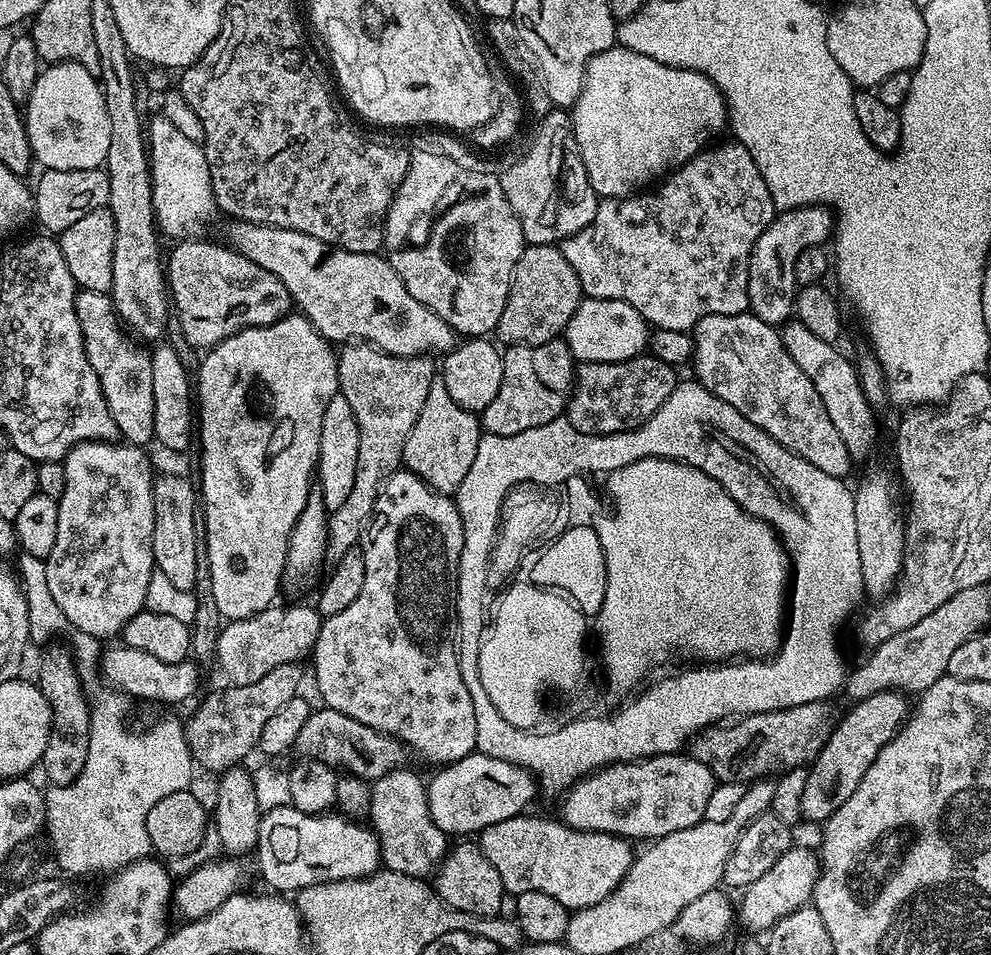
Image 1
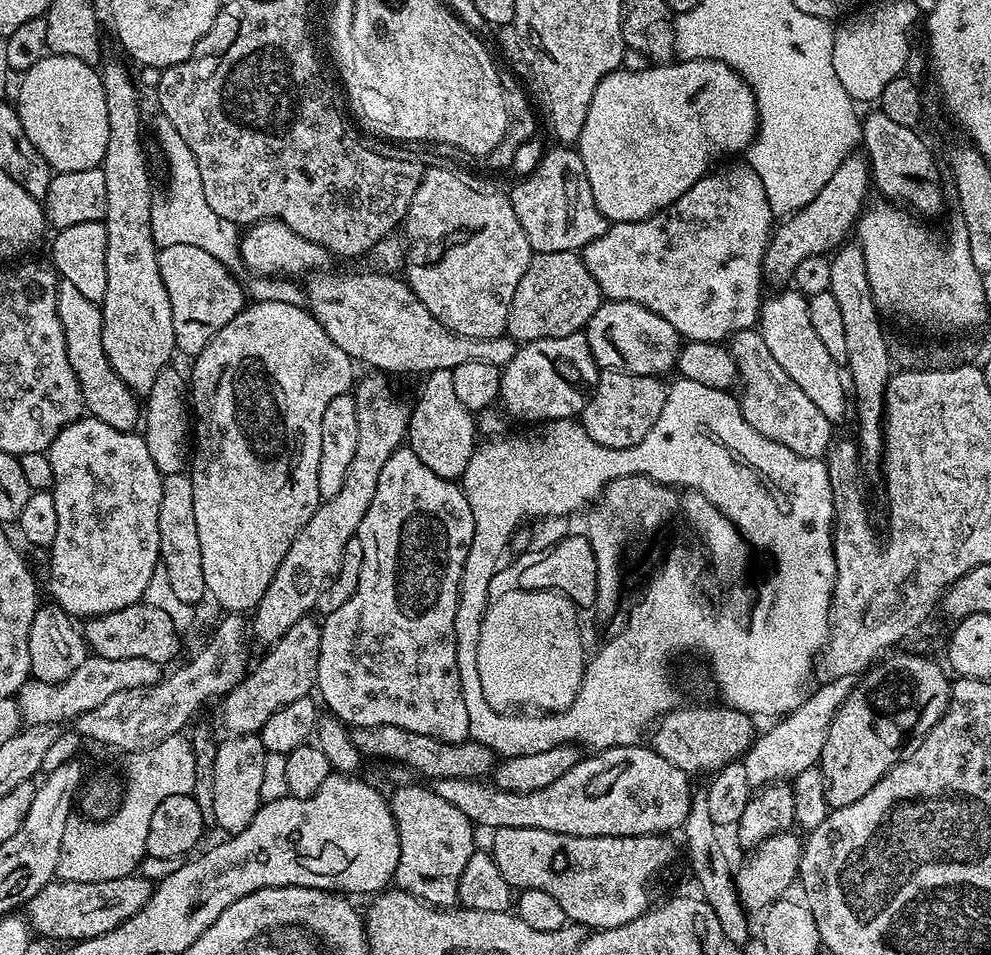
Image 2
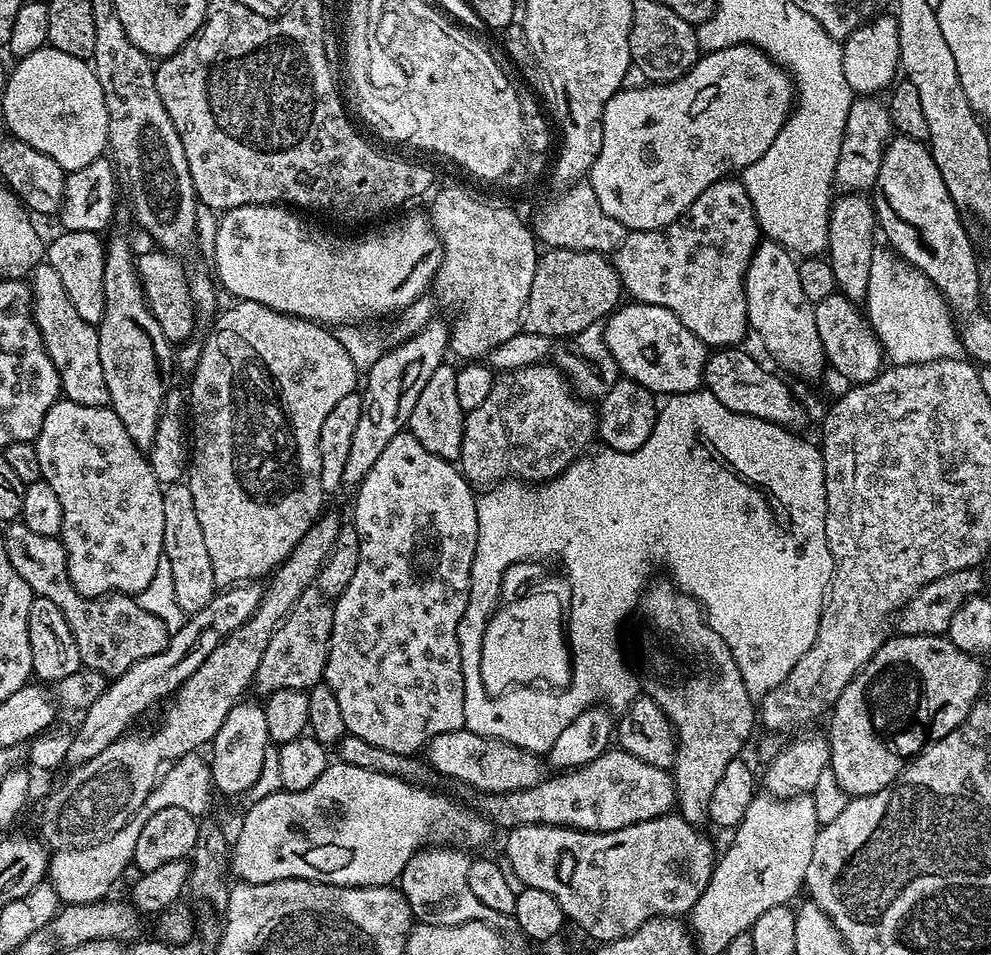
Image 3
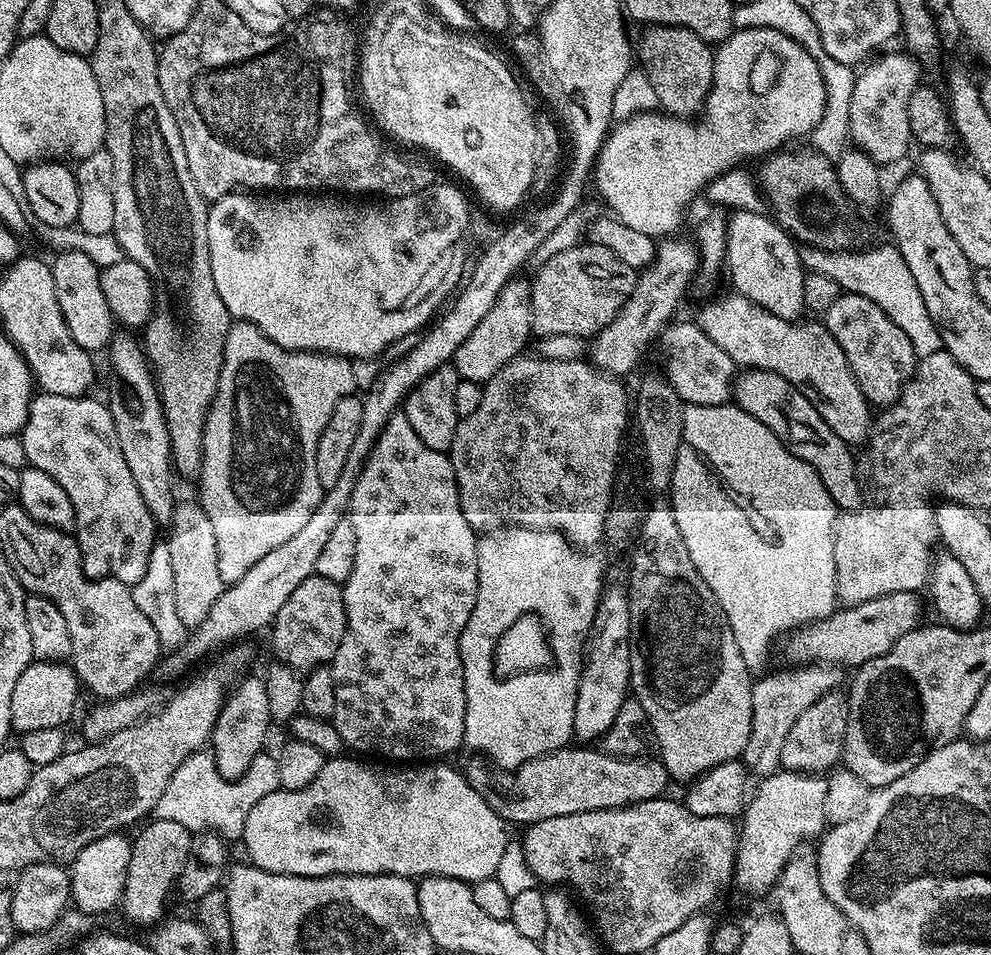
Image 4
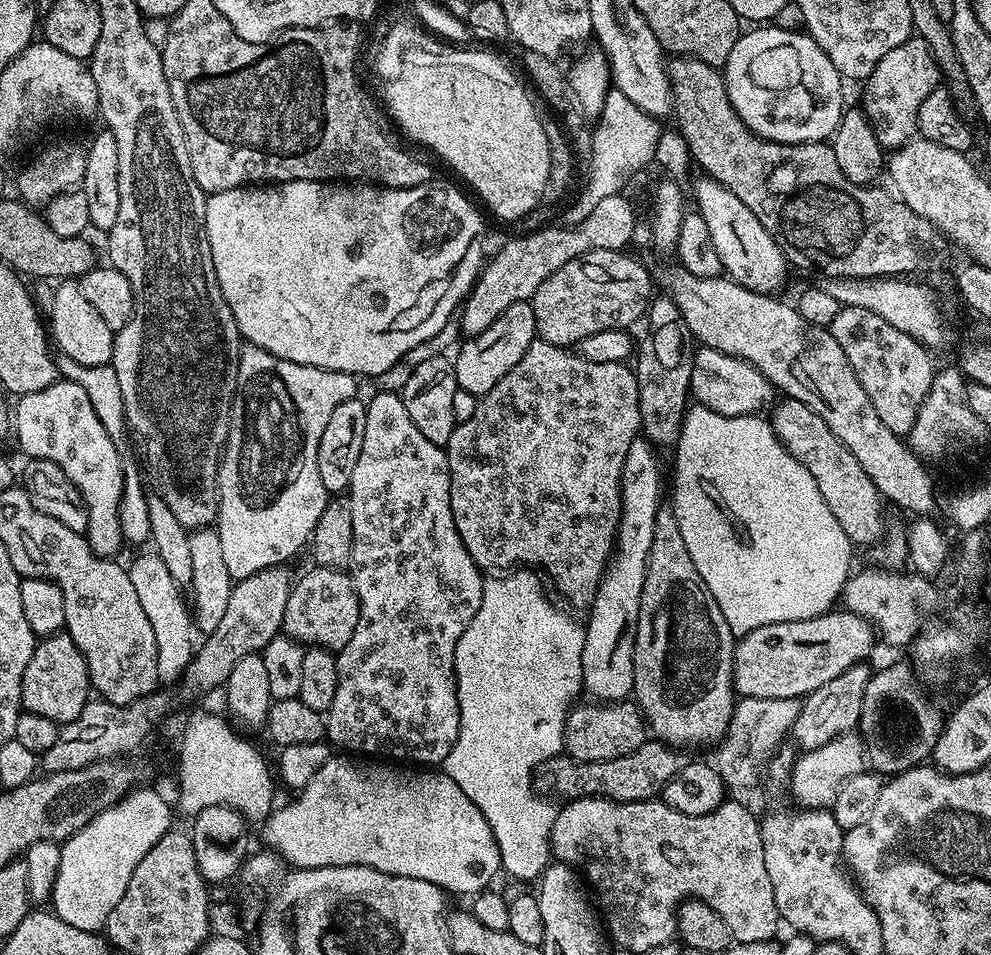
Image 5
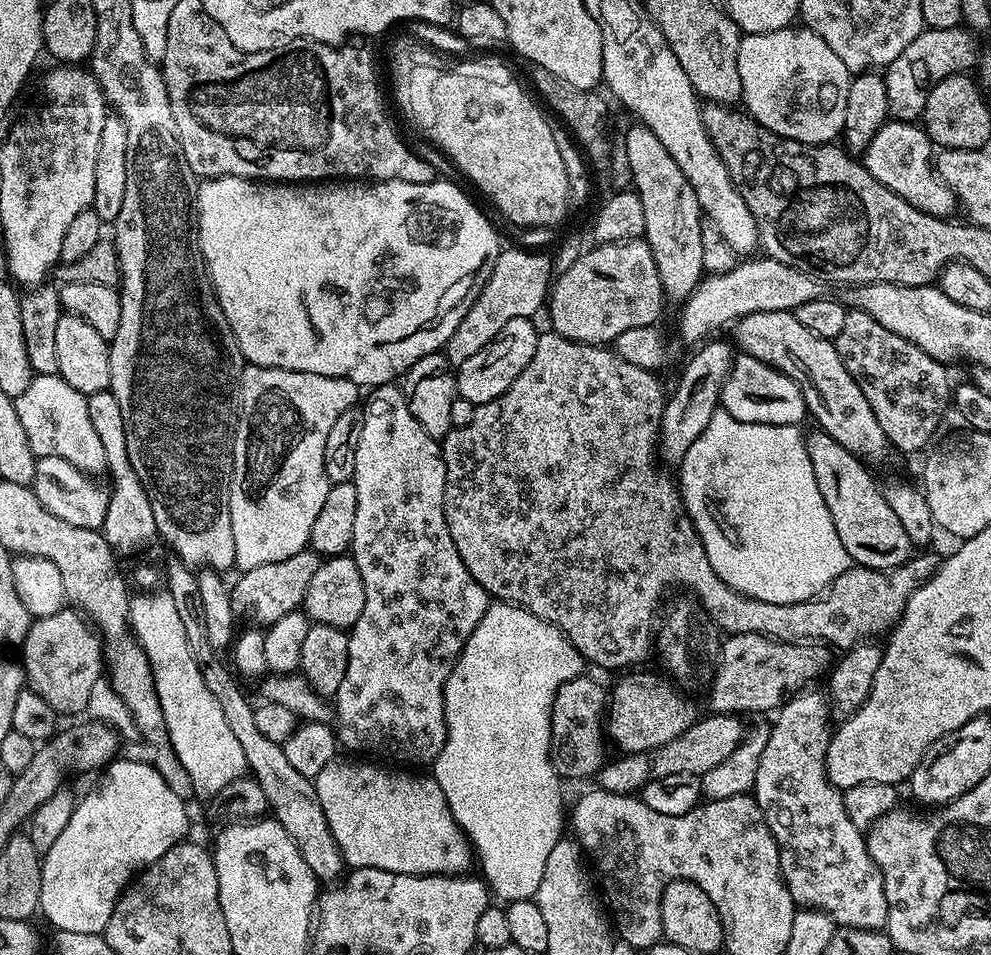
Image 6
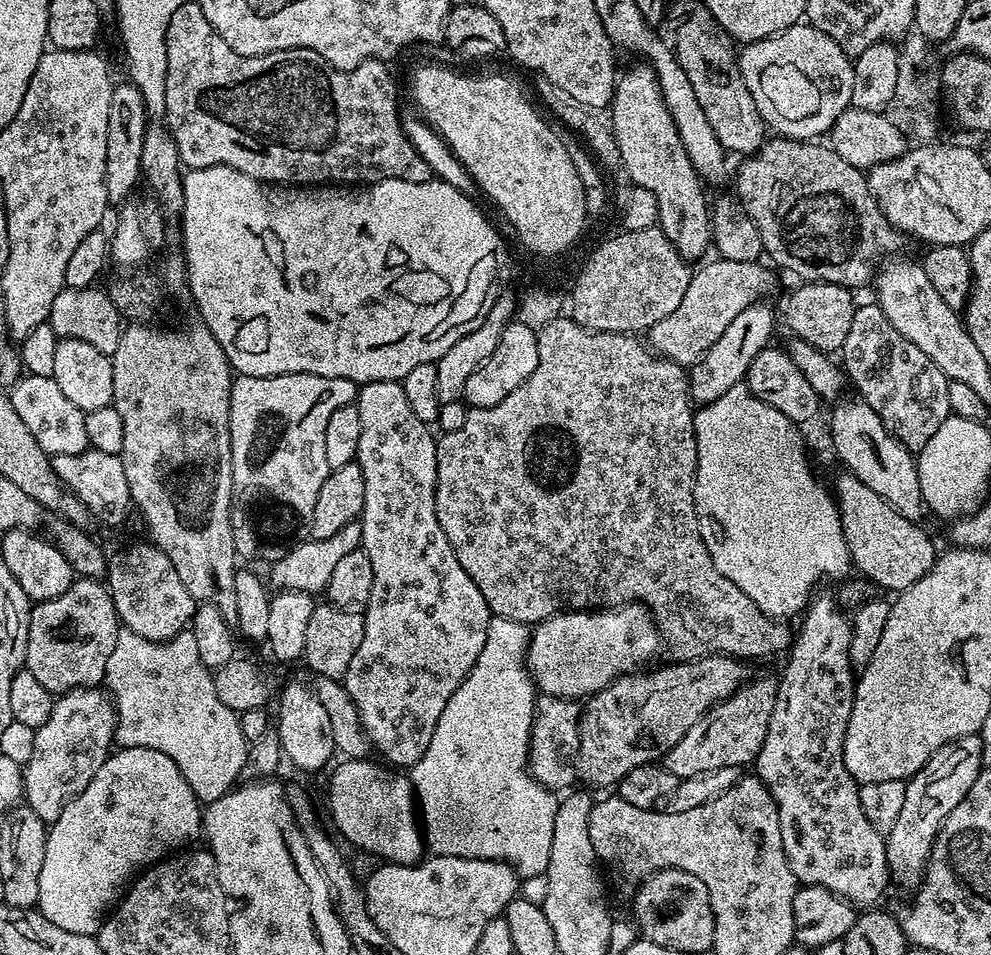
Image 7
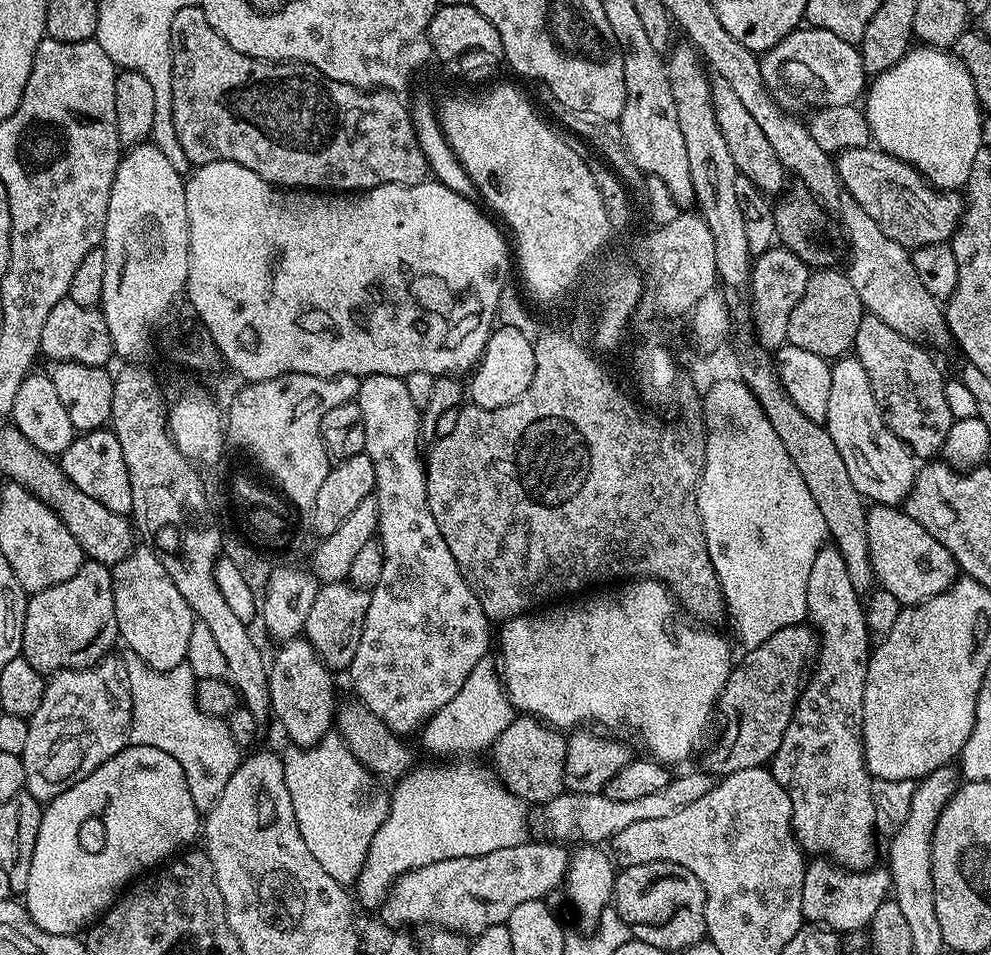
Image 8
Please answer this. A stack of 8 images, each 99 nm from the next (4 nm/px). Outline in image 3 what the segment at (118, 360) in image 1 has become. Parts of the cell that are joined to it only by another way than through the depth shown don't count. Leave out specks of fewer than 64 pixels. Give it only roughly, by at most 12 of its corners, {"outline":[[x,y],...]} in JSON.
{"outline":[[58,270],[30,273],[32,316],[61,393],[109,407],[97,325],[79,317]]}

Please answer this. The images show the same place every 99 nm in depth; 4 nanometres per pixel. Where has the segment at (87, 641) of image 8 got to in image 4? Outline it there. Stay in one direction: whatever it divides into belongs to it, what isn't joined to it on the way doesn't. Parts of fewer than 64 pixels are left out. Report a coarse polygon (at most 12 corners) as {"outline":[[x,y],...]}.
{"outline":[[33,659],[10,697],[17,733],[63,729],[82,685],[71,663]]}

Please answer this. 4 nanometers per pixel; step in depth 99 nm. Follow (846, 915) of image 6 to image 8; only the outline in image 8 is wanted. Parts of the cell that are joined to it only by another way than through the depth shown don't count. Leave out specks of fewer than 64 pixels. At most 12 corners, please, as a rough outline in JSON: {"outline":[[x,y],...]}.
{"outline":[[835,546],[814,554],[814,667],[770,771],[801,852],[877,863],[862,698],[870,633]]}

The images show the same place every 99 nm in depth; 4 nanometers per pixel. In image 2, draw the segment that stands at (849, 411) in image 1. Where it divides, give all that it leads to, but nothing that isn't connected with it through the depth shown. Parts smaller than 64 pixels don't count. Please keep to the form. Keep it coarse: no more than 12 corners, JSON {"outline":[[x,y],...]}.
{"outline":[[804,293],[760,305],[770,354],[839,422],[850,408],[841,364],[810,323]]}

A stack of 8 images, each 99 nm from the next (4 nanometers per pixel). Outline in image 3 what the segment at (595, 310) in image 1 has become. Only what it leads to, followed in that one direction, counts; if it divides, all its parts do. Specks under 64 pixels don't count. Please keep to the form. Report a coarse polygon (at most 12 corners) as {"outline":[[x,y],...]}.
{"outline":[[662,306],[602,324],[621,373],[665,397],[701,391],[709,345]]}

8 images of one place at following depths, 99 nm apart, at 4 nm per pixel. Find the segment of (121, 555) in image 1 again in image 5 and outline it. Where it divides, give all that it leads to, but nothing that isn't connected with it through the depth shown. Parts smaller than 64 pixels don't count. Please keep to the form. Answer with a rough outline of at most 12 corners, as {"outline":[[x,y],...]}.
{"outline":[[82,386],[14,404],[25,457],[54,462],[88,511],[94,554],[119,557],[122,452]]}

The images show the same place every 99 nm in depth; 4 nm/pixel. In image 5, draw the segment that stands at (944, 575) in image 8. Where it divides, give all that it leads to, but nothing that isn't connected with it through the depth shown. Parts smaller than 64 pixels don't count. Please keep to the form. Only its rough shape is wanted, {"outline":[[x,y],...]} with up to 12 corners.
{"outline":[[791,398],[771,409],[856,546],[879,545],[886,504],[834,430]]}

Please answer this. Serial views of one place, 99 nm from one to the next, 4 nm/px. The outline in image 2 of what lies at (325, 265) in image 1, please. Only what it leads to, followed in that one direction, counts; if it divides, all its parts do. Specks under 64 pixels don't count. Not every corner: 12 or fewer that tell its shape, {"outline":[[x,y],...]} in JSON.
{"outline":[[309,275],[307,307],[384,374],[514,358],[450,331],[399,275]]}

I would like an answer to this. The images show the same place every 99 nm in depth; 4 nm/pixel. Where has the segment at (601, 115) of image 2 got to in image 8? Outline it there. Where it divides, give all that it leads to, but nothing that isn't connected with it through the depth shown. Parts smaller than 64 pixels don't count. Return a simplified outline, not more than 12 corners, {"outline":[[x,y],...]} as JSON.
{"outline":[[797,28],[760,69],[816,108],[856,104],[857,45]]}

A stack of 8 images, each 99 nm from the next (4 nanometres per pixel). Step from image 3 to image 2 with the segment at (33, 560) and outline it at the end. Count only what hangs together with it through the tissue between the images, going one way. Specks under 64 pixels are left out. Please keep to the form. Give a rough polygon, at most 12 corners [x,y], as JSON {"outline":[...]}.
{"outline":[[131,604],[85,619],[102,660],[166,666],[182,636],[158,606]]}

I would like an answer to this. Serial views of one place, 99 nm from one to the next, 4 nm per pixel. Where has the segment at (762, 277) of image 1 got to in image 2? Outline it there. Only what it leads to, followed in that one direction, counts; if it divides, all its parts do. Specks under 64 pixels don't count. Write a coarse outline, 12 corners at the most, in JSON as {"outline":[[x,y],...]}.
{"outline":[[863,159],[843,160],[773,227],[763,275],[791,281],[831,253],[866,207]]}

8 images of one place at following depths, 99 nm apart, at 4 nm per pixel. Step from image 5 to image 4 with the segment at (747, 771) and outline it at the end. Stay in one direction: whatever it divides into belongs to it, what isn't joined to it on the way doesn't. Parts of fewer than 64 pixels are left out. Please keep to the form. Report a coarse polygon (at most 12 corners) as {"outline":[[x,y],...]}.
{"outline":[[805,664],[752,685],[752,729],[742,763],[778,771],[790,726],[841,669]]}

